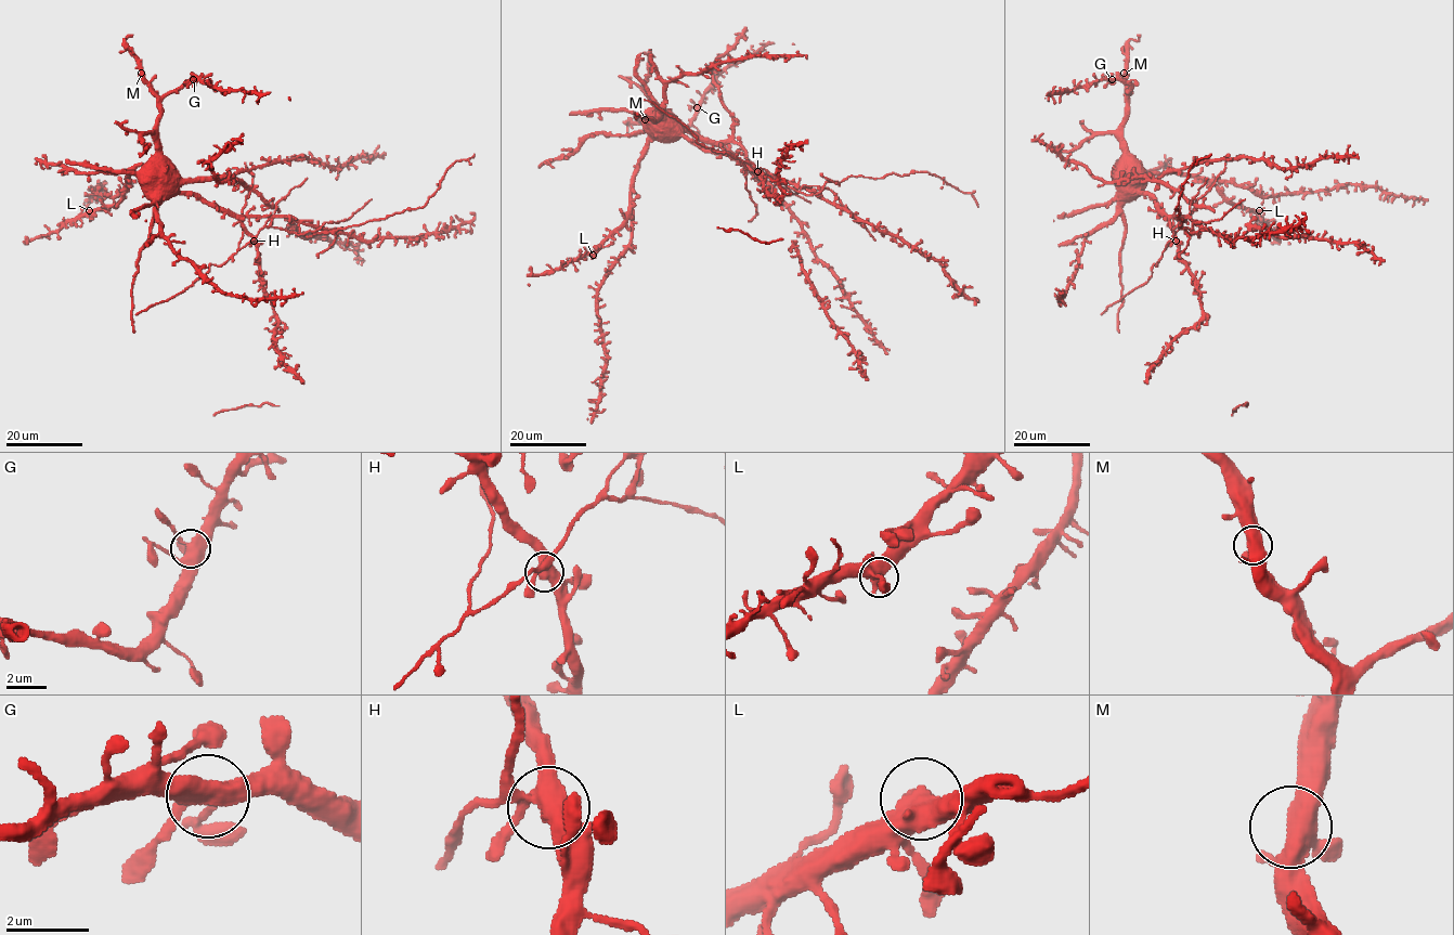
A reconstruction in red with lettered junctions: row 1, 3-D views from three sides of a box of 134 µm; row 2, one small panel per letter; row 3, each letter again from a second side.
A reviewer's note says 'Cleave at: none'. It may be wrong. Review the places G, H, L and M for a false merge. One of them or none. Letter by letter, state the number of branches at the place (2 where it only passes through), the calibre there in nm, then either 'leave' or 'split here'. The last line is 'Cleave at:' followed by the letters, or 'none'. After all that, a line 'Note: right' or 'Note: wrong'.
G: 4 branches meet; 440 nm thick; leave
H: 4 branches meet; 440 nm thick; leave
L: 4 branches meet; 460 nm thick; leave
M: 4 branches meet; 440 nm thick; leave
Cleave at: none
Note: right

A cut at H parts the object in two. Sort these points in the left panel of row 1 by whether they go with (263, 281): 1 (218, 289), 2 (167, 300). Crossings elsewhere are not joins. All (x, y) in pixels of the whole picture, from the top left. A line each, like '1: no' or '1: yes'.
1: yes
2: no

